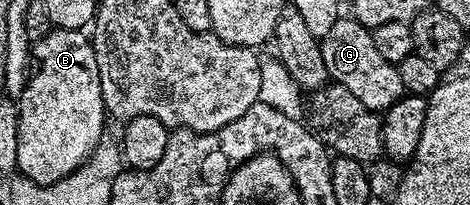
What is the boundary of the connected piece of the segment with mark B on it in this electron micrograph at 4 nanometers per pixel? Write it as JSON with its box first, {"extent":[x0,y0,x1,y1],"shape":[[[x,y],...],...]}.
{"extent":[17,29,107,186],"shape":[[[52,29],[49,34],[43,36],[38,42],[32,43],[31,46],[31,65],[29,67],[29,82],[25,86],[25,91],[20,96],[17,107],[17,127],[19,128],[19,148],[17,149],[17,169],[24,177],[31,179],[35,184],[40,186],[50,186],[59,180],[63,180],[68,174],[73,174],[78,167],[84,165],[86,159],[93,154],[93,149],[100,145],[103,140],[101,132],[107,123],[107,111],[103,92],[101,91],[101,77],[99,76],[99,64],[95,56],[90,35],[85,30],[58,30]]]}

